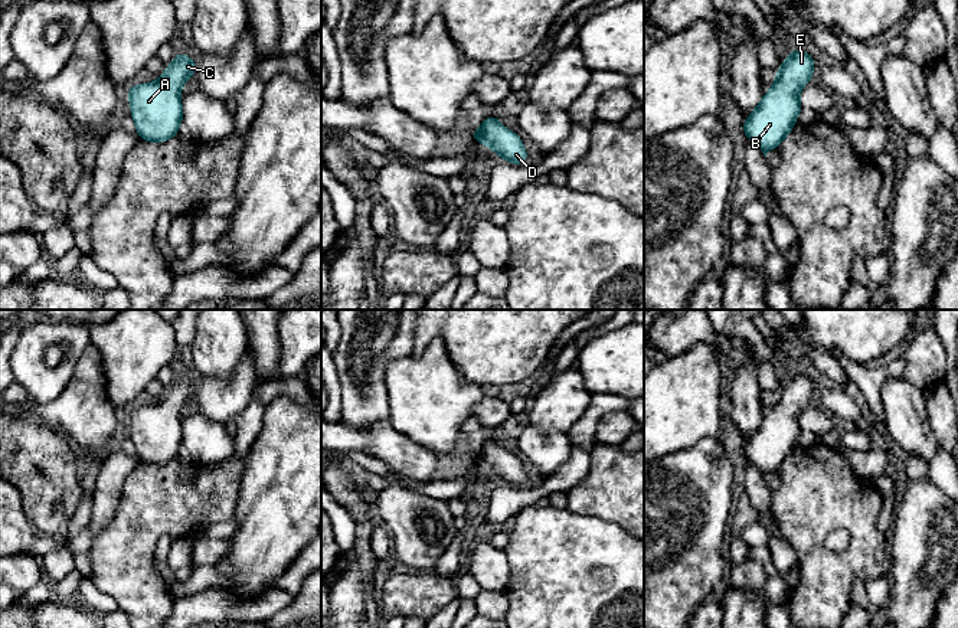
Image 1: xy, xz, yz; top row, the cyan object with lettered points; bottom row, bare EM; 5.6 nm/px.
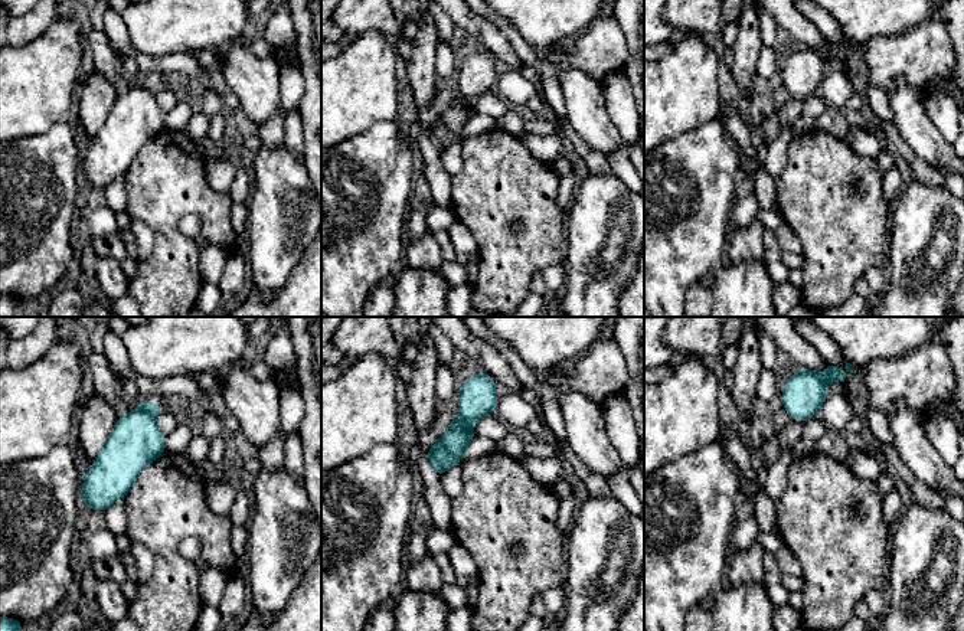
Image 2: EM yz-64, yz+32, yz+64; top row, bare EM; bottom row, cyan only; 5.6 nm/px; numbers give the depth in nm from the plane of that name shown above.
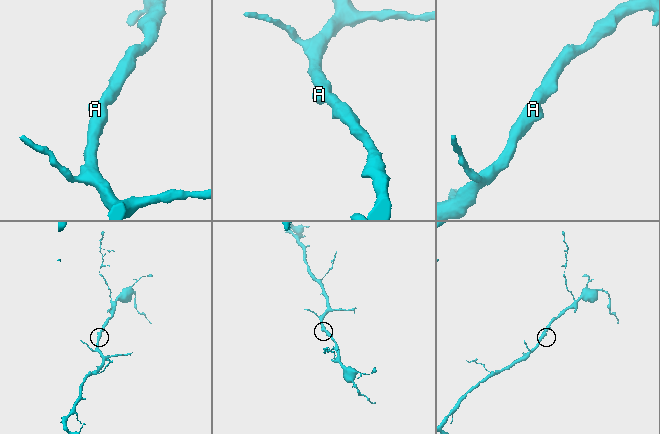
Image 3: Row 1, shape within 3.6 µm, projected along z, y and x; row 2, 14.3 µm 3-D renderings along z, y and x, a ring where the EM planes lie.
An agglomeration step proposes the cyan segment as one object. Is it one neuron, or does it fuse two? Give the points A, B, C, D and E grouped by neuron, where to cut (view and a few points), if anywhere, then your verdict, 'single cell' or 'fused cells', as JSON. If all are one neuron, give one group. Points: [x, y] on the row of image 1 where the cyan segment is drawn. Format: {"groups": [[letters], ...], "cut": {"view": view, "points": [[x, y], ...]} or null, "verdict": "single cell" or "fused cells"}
{"groups": [["A", "B", "C", "D", "E"]], "cut": null, "verdict": "single cell"}

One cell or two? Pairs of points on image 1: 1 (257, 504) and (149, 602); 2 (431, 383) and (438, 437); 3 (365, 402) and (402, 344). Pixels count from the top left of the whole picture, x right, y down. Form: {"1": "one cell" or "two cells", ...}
{"1": "two cells", "2": "one cell", "3": "one cell"}

